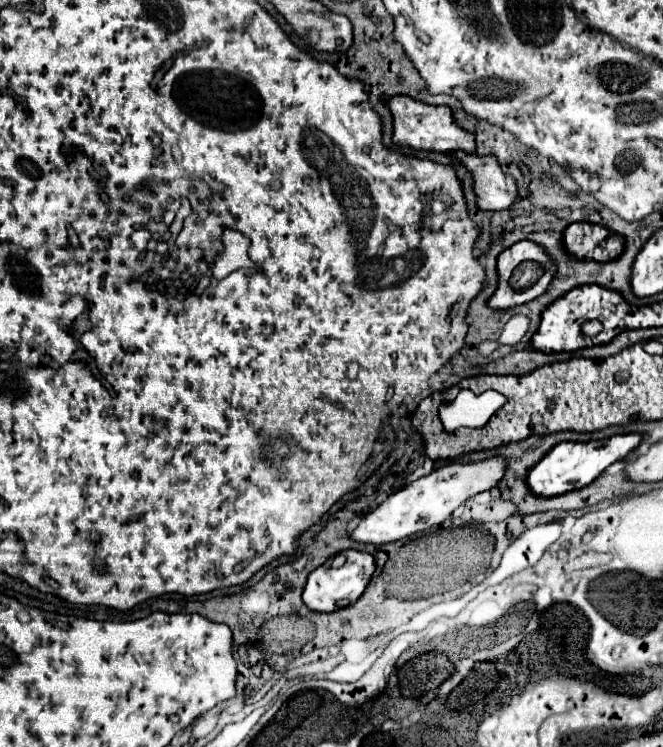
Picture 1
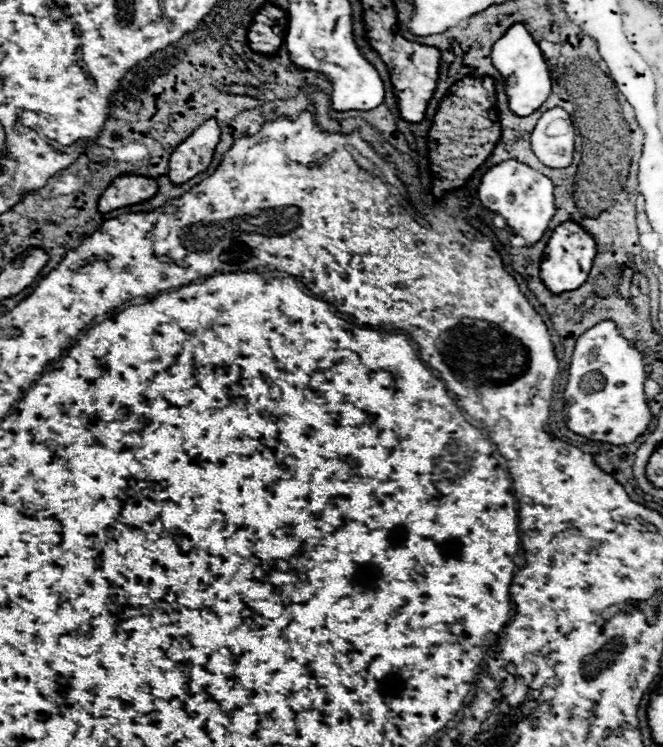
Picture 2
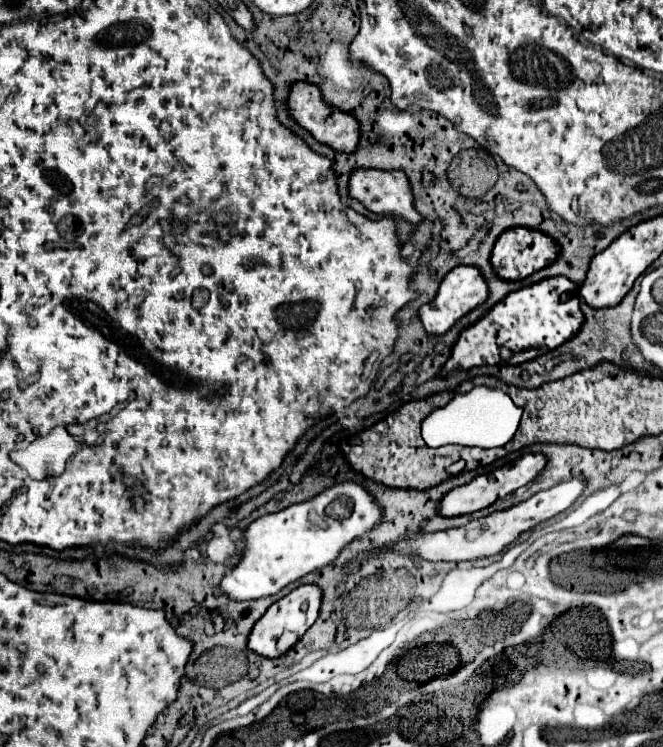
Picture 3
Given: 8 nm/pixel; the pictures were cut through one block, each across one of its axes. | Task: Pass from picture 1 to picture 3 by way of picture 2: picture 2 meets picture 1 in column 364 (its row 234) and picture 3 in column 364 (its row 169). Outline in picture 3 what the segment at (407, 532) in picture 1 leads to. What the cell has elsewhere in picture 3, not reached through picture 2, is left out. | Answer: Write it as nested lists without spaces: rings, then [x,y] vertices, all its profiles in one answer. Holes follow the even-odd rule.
[[[354,482],[336,484],[312,500],[288,506],[274,514],[264,514],[244,530],[244,548],[240,560],[224,574],[220,590],[234,602],[272,596],[284,586],[336,560],[340,550],[354,538],[362,536],[366,530],[374,528],[380,522],[380,516],[382,510],[374,498]],[[340,496],[350,498],[352,512],[348,518],[336,520],[326,510]]]

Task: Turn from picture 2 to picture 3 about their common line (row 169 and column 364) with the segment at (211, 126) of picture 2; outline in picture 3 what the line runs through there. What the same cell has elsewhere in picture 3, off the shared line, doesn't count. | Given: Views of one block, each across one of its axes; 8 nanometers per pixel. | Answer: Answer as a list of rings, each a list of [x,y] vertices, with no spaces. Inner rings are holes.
[[[352,170],[350,180],[348,180],[348,194],[350,198],[358,200],[366,210],[374,214],[384,214],[384,216],[400,216],[408,224],[418,224],[422,216],[416,212],[412,206],[412,190],[408,184],[408,178],[402,170],[392,170],[392,172],[382,172],[382,170]]]

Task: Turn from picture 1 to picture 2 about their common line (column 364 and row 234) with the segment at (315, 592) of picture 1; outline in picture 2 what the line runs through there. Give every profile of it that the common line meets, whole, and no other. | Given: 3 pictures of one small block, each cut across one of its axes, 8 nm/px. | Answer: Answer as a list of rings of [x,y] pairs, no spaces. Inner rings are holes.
[[[564,222],[554,230],[554,234],[548,240],[548,246],[544,250],[542,264],[540,264],[540,278],[552,294],[576,290],[586,282],[588,272],[594,262],[594,254],[596,254],[594,238],[590,234],[586,234],[578,224]]]

